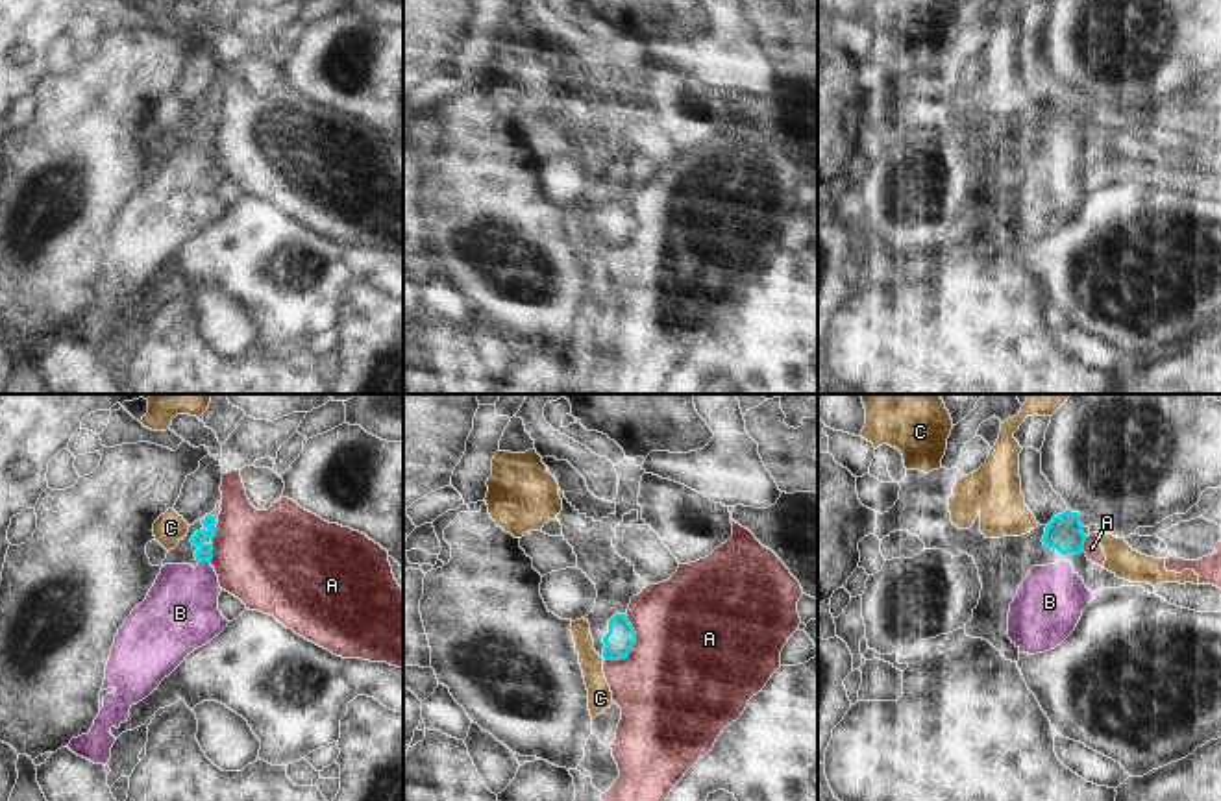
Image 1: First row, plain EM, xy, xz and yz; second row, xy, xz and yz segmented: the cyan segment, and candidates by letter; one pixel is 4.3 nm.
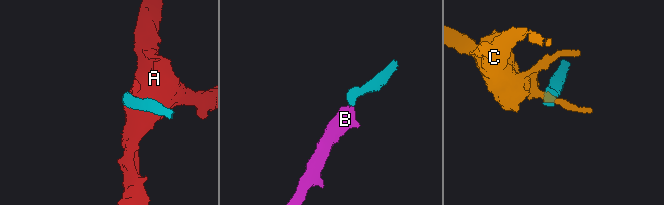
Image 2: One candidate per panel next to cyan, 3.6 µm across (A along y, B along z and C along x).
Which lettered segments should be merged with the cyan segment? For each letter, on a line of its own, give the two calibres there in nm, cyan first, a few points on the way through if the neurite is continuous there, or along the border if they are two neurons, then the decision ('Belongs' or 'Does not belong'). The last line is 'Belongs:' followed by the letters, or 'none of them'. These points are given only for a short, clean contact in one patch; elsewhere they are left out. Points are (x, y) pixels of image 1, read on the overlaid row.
A: Thickness 130 nm (cyan) against 500 nm. Does not belong
B: Thickness 70 nm (cyan) against 320 nm. Path across: xy (204, 554), (206, 561), (200, 585), (180, 611). Belongs
C: Thickness 160 nm (cyan) against 30 nm. Boundary: yz (1081, 528), (1086, 537). Does not belong
Belongs: B

